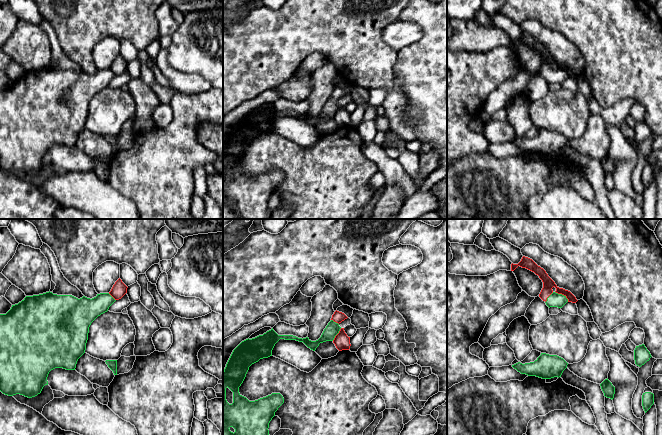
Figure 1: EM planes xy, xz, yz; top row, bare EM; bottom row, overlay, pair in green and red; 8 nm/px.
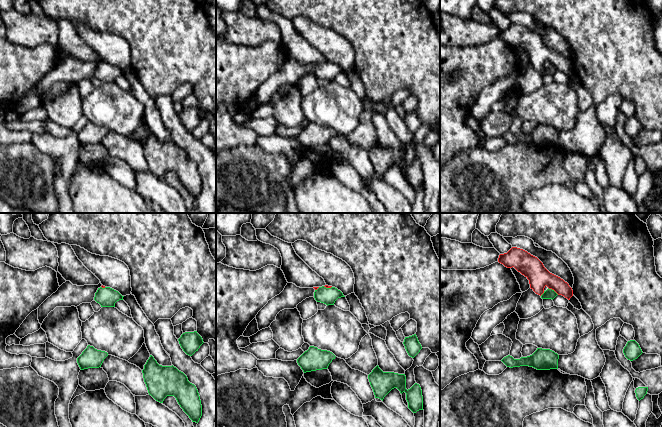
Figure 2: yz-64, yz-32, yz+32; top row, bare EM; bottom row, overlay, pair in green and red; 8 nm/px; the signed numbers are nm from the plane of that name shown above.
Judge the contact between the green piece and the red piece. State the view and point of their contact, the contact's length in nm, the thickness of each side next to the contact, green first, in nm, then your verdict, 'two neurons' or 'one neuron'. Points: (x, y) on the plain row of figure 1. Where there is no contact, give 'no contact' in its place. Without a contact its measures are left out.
meets green in yz at (561, 70); contact 140 nm long; 110 nm thick on the green side, 90 nm on the other; one neuron

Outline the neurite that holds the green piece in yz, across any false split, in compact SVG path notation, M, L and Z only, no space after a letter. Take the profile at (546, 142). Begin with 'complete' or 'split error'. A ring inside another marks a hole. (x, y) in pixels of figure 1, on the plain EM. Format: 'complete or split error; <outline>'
complete; M541 129L534 138L525 140L518 138L512 141L512 143L521 150L536 152L542 155L551 155L554 153L561 153L567 141L568 139L557 131Z

